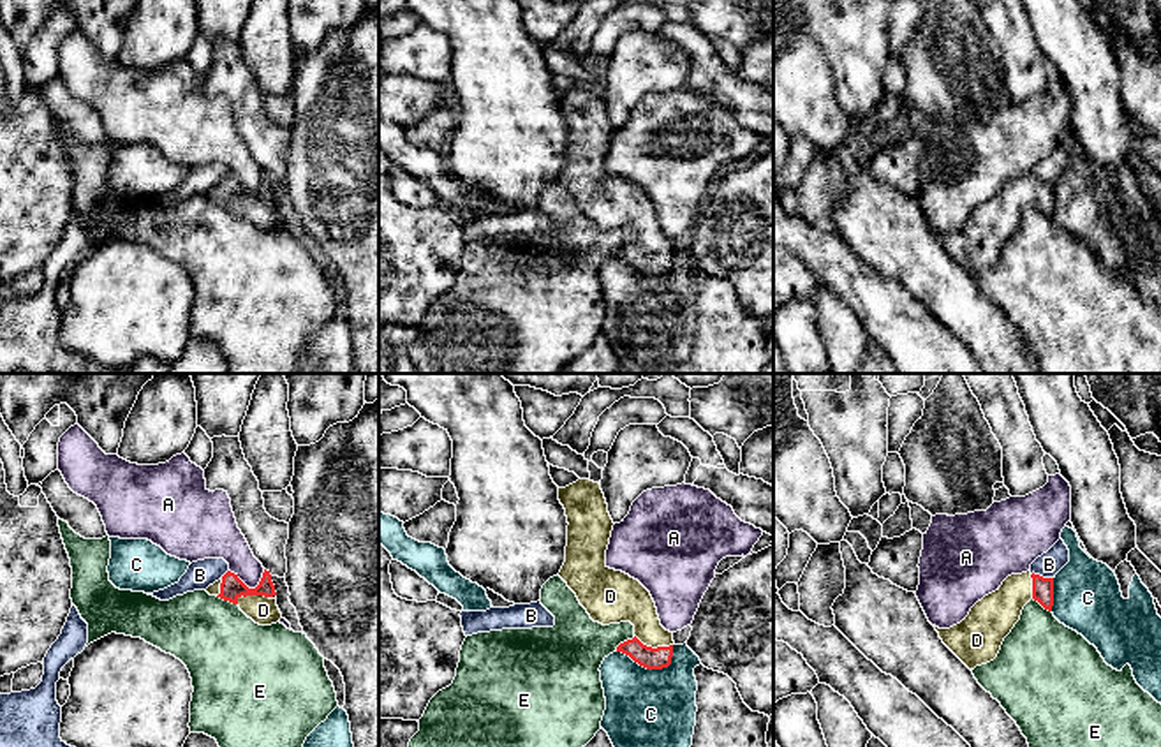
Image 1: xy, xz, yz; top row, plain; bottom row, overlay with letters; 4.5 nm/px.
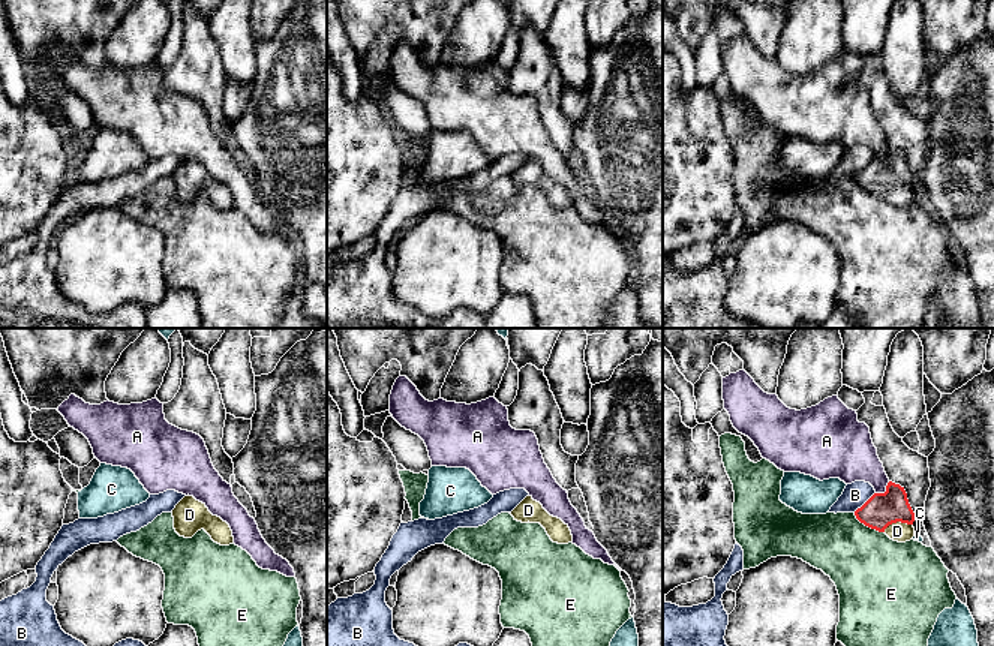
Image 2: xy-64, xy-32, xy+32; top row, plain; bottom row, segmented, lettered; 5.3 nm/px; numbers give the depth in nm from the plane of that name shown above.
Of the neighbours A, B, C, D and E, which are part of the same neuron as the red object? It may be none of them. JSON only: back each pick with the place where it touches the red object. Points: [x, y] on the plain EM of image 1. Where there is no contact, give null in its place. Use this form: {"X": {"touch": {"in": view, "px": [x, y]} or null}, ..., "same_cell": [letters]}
{"D": {"touch": {"in": "xz", "px": [654, 254]}}, "same_cell": ["D"]}

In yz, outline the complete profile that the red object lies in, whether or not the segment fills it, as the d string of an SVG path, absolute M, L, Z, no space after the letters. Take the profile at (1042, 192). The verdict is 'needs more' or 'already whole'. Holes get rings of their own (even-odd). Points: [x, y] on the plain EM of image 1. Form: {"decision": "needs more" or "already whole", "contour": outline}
{"decision": "needs more", "contour": "M1031 176L1008 181L1002 190L978 206L969 220L950 234L939 234L943 248L969 273L994 266L1004 243L1020 226L1024 211L1038 206L1045 215L1054 211L1054 183Z"}

